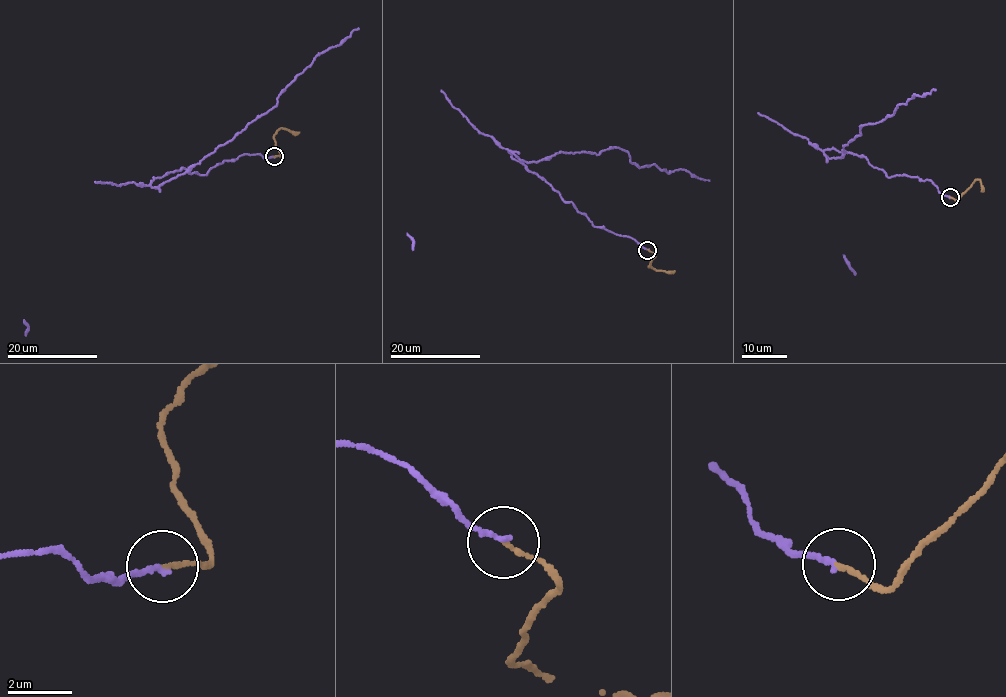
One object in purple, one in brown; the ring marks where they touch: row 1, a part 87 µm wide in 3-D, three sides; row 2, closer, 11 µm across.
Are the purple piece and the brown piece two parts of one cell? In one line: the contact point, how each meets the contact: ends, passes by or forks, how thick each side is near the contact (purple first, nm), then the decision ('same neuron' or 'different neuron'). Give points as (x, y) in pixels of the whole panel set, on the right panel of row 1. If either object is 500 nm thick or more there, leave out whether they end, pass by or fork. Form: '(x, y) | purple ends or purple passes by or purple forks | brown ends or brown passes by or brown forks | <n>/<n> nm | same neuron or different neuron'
(950, 197) | purple ends | brown ends | 170/160 nm | same neuron

